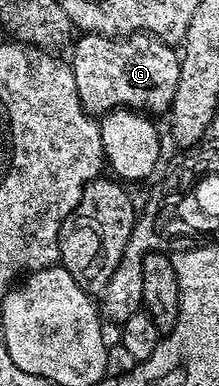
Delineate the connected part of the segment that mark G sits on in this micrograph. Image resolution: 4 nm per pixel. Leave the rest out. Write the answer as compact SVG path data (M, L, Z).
M84 33L79 37L81 39L77 41L76 48L72 51L70 66L74 73L78 97L89 115L103 117L116 108L131 108L132 111L139 113L167 112L171 108L180 76L180 55L173 44L164 43L158 37L143 33L123 37Z

